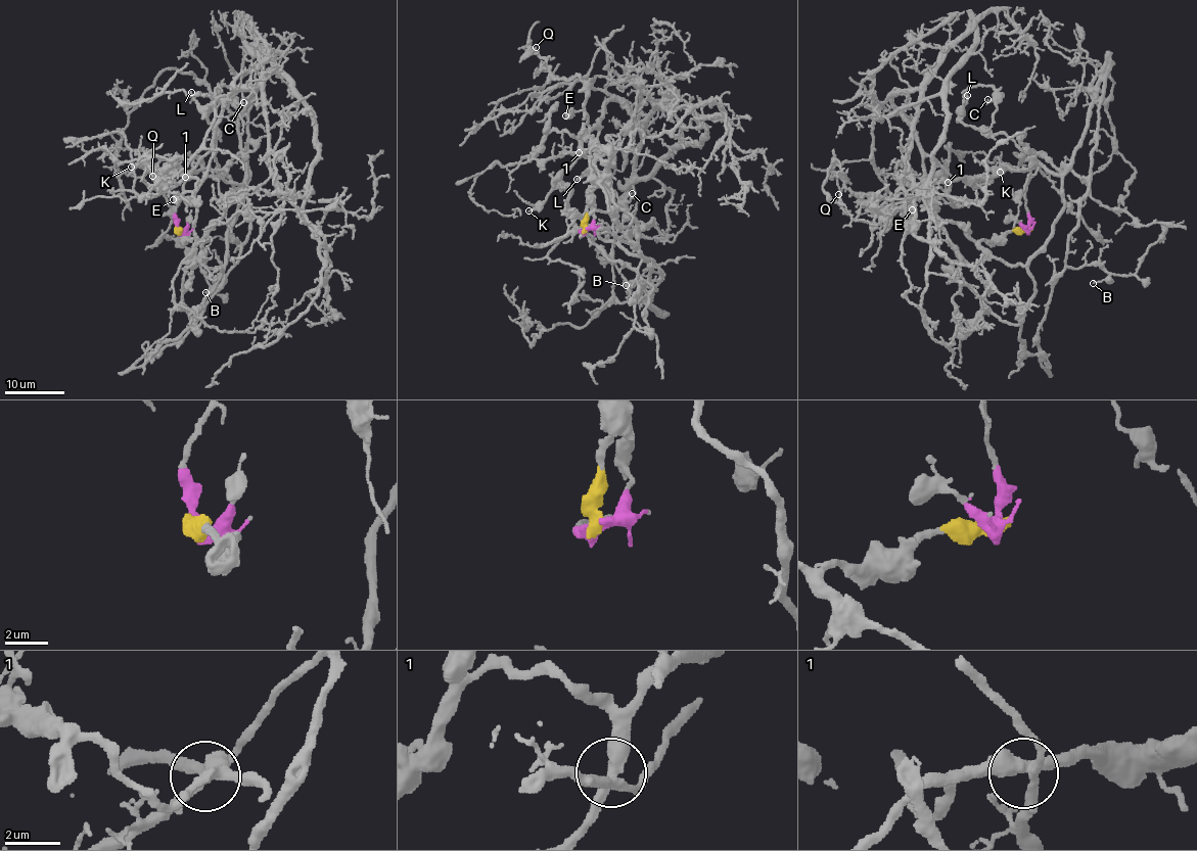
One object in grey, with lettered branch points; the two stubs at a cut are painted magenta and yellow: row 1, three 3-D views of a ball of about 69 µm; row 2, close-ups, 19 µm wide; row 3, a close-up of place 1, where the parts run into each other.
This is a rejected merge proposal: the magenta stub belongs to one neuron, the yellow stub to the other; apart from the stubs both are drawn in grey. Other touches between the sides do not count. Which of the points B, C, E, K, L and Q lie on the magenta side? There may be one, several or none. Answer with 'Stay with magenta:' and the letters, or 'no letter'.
Stay with magenta: B

